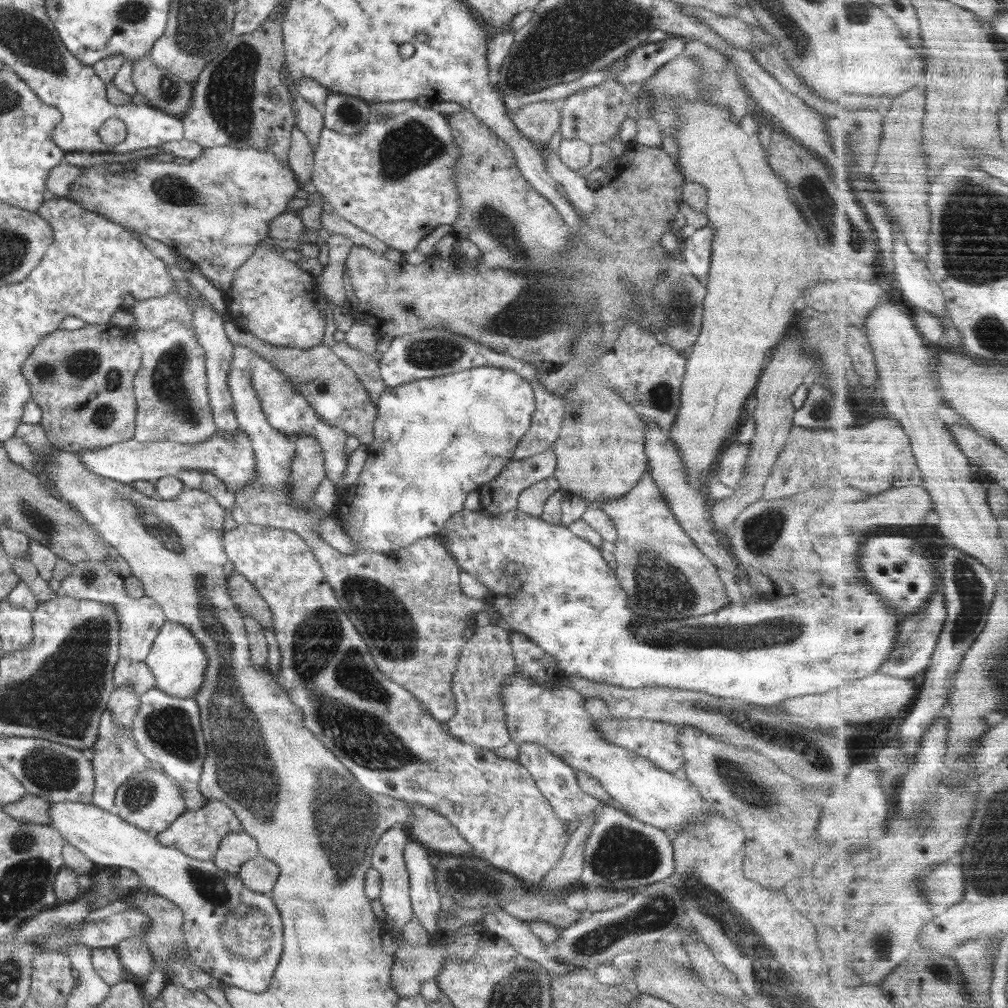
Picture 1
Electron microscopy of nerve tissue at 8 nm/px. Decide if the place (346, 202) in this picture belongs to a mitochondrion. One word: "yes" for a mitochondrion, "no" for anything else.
no

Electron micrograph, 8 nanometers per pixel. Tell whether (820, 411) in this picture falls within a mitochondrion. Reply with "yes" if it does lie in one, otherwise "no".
yes

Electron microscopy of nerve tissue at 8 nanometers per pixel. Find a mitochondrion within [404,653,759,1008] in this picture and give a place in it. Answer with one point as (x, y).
(654, 913)

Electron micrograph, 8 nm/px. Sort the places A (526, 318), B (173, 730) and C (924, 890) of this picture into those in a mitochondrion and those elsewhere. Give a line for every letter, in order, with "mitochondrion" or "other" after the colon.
A: mitochondrion
B: mitochondrion
C: other

